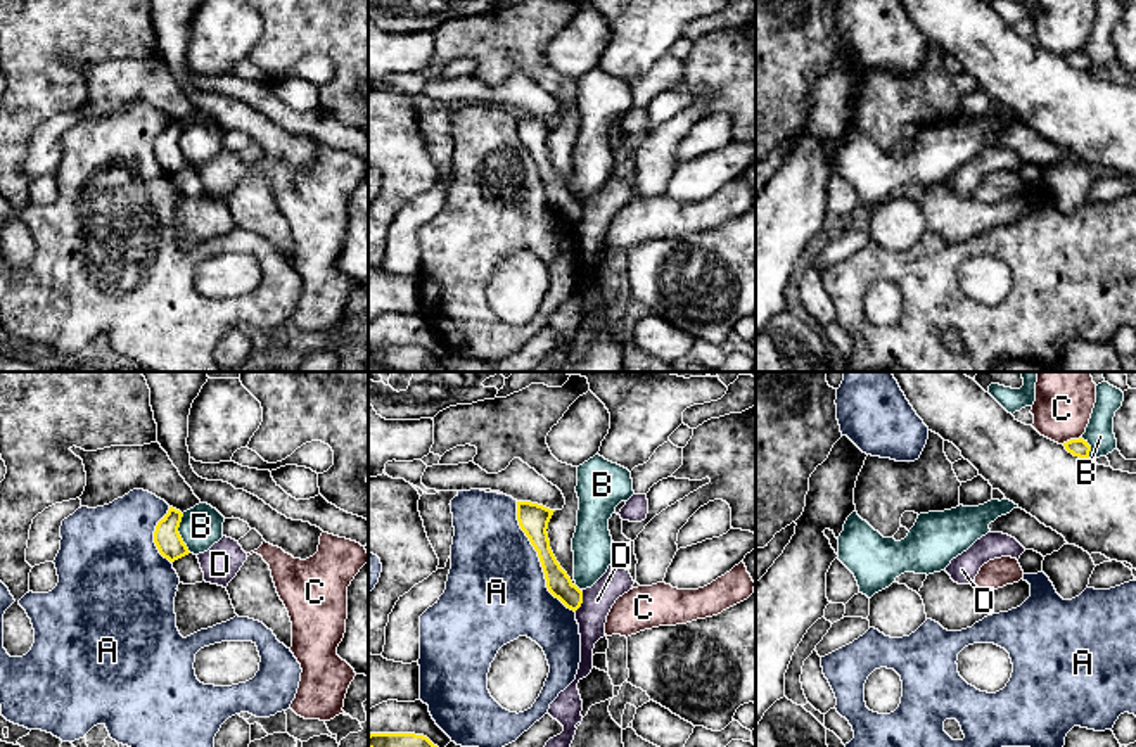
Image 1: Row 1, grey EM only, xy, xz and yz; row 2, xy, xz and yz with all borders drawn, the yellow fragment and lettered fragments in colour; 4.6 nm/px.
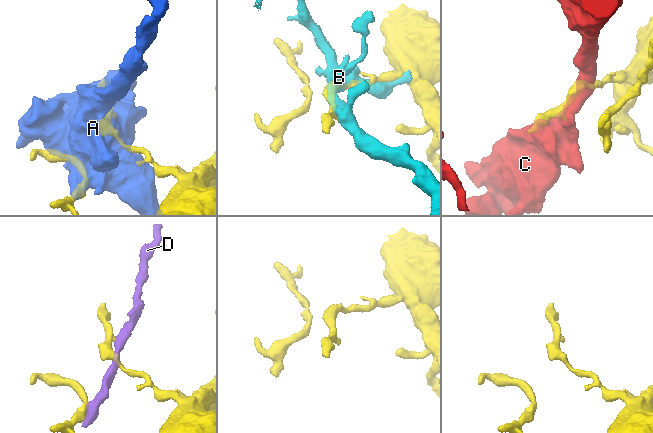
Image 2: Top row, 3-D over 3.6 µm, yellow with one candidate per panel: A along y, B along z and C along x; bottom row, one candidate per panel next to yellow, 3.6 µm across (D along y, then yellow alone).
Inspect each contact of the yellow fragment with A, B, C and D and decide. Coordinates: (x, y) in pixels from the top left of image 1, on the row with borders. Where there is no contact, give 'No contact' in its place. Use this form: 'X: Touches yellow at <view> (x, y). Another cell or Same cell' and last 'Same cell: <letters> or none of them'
A: Touches yellow at xz (540, 559). Another cell
B: Touches yellow at xy (178, 533). Another cell
C: Touches yellow at yz (1071, 440). Another cell
D: Touches yellow at xz (581, 600). Another cell
Same cell: none of them

